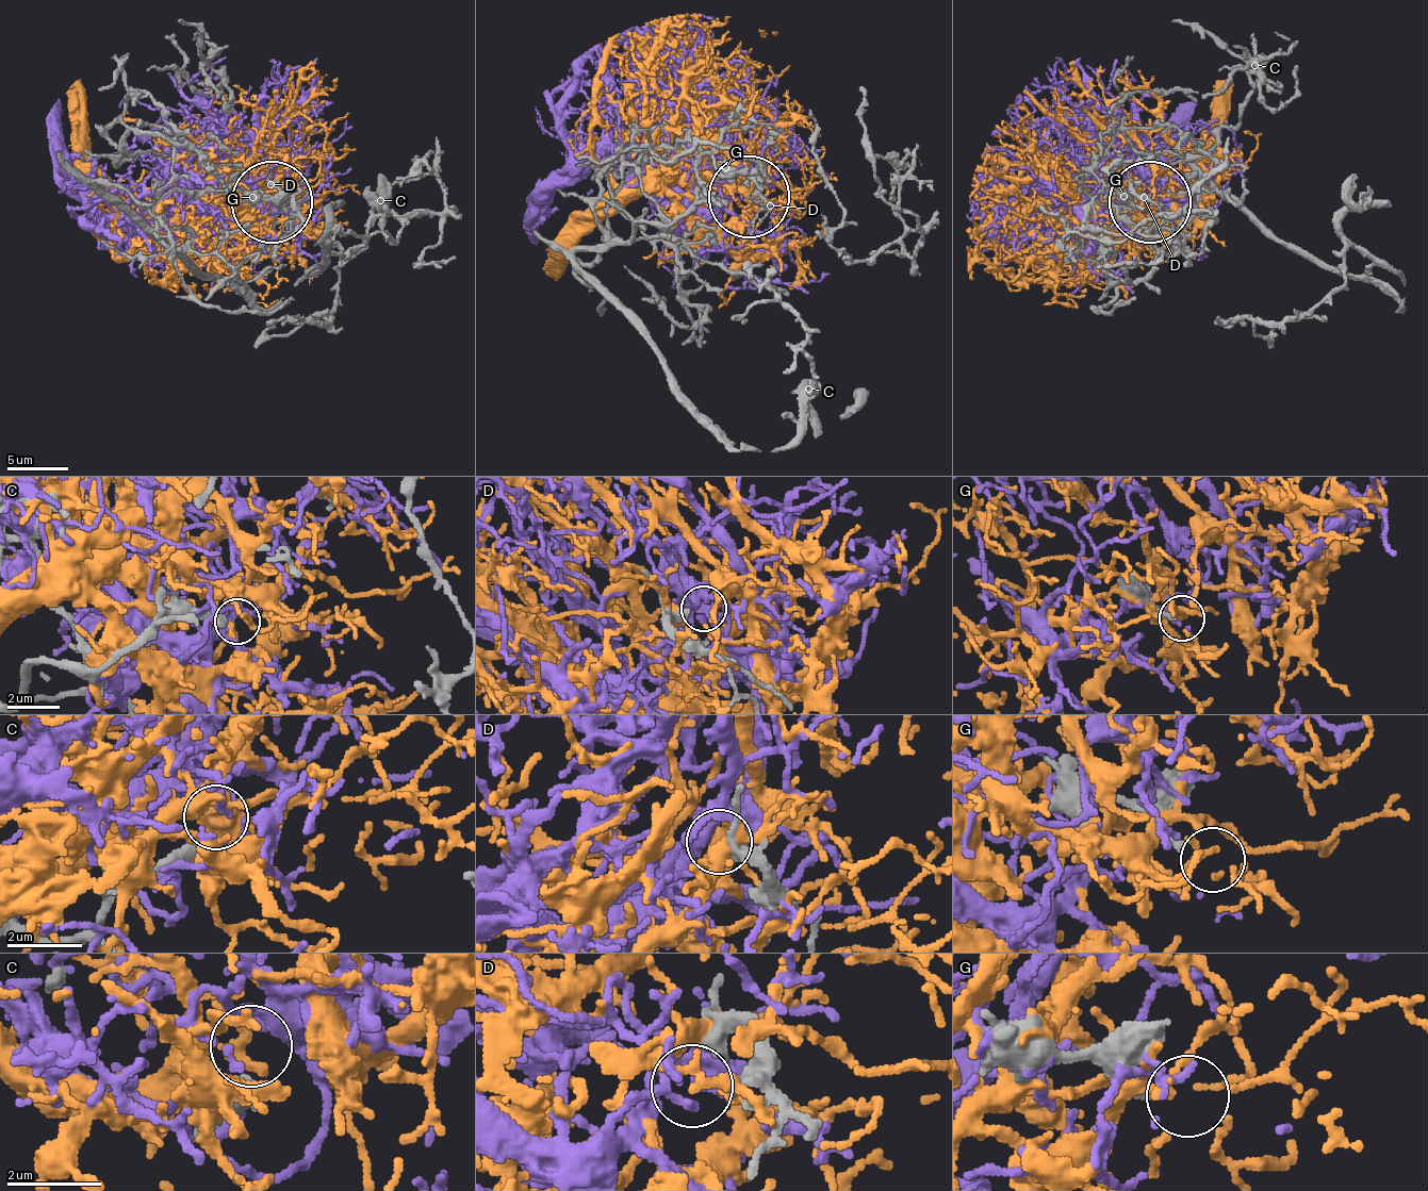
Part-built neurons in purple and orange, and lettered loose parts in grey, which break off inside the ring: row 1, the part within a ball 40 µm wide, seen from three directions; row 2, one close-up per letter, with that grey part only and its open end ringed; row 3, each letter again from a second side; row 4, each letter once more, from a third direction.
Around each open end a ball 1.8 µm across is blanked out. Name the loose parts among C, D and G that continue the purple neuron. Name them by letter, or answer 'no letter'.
D

